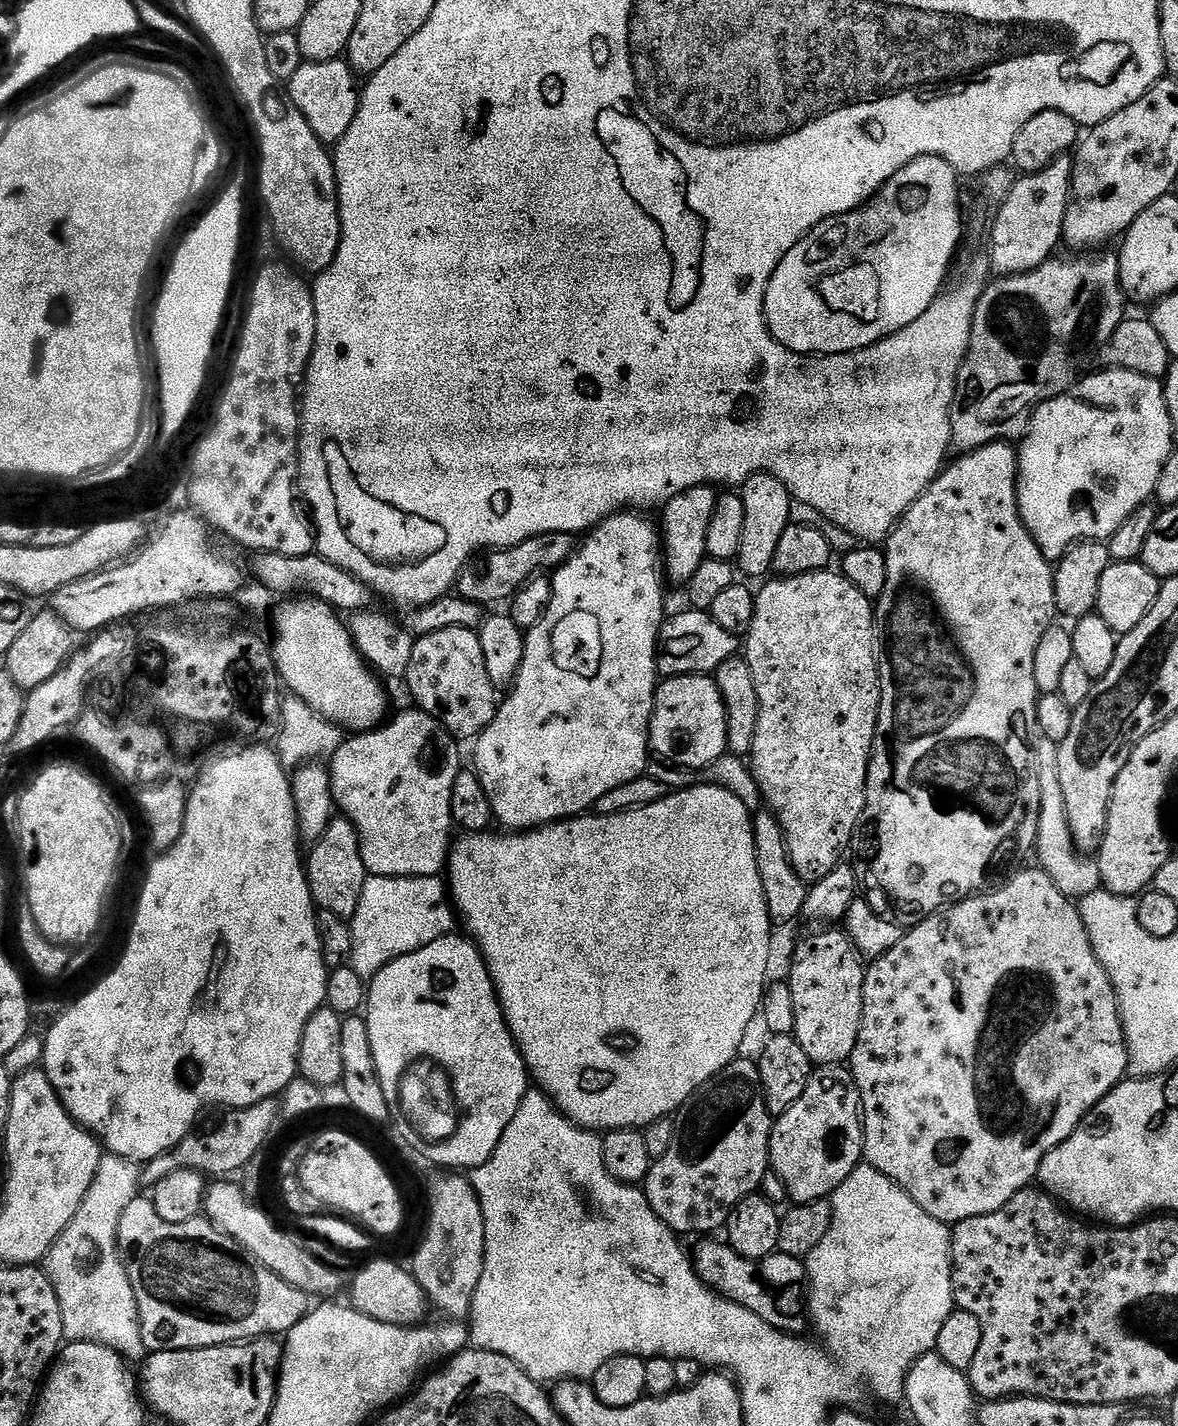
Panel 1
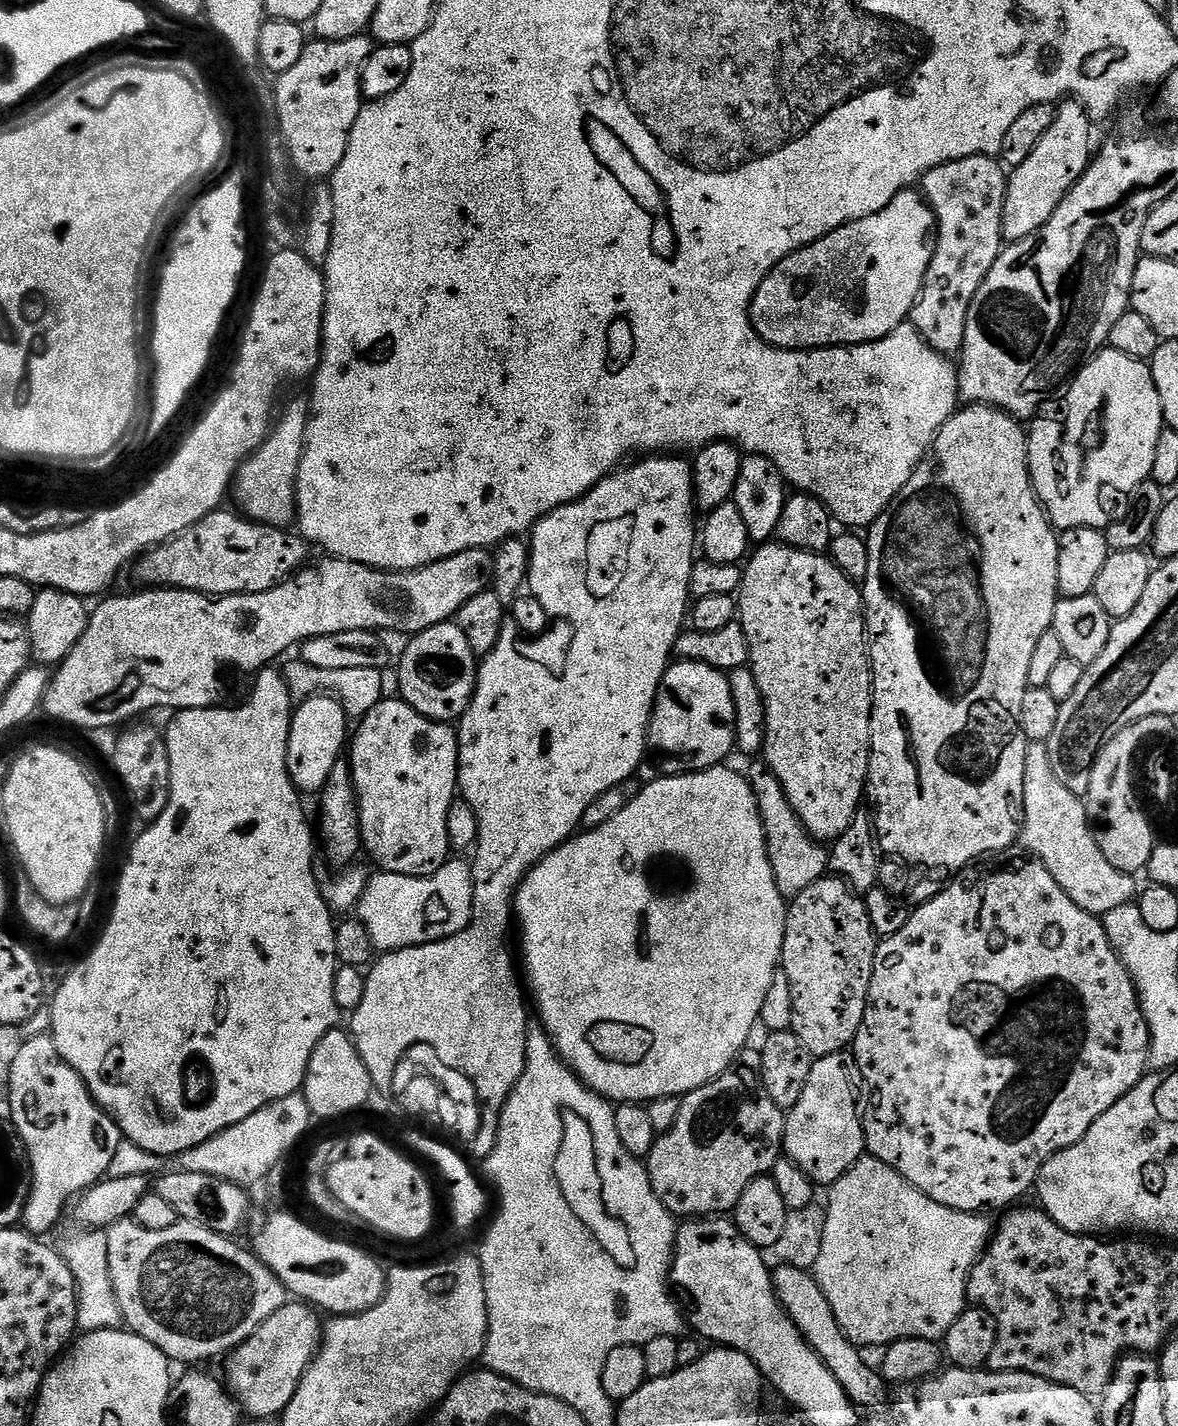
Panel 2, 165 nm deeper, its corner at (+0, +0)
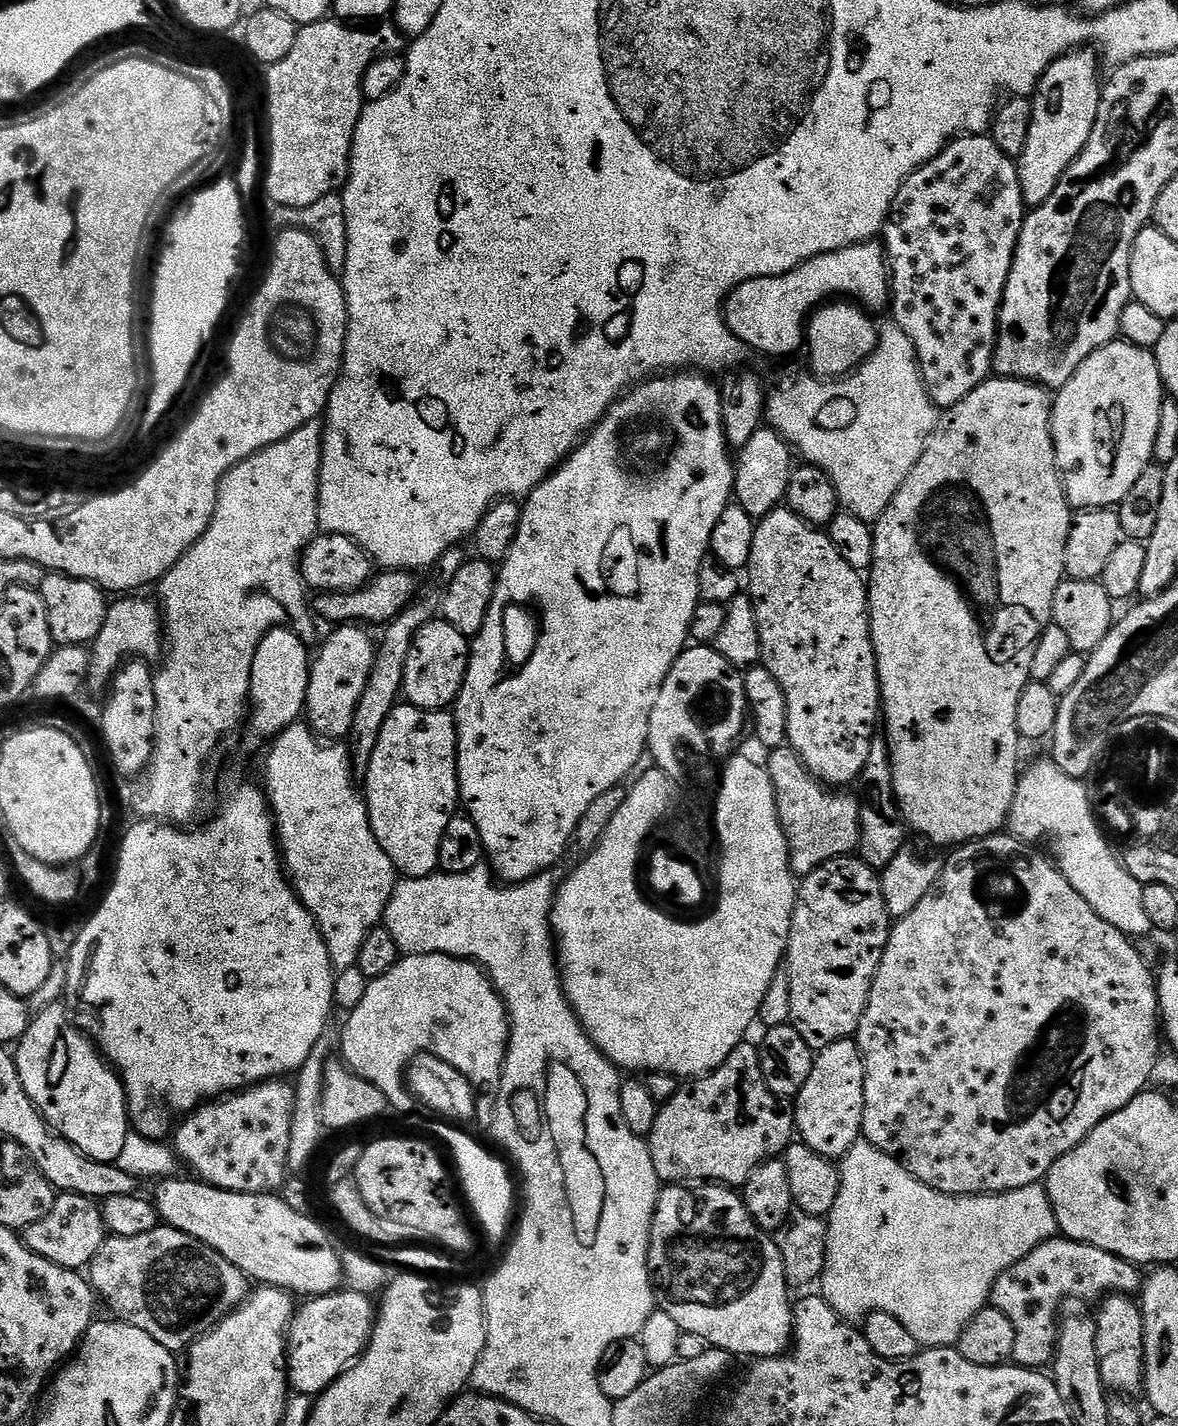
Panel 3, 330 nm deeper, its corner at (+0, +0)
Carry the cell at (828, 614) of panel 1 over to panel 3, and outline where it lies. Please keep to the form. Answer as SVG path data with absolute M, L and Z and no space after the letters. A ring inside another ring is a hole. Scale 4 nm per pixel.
M787 506L775 508L769 516L764 517L756 525L754 546L750 546L750 562L746 569L746 592L752 597L754 614L758 622L758 634L762 642L760 655L762 667L774 674L775 681L782 688L786 696L786 734L788 735L787 747L798 754L801 762L808 767L811 776L815 776L821 784L840 790L844 784L855 785L860 779L862 770L872 753L872 742L878 736L878 721L882 716L880 702L880 675L876 672L876 655L872 645L872 628L868 625L868 590L866 580L861 573L854 571L846 563L846 558L838 554L834 542L830 542L827 531L814 528L807 524L798 514L794 514Z

